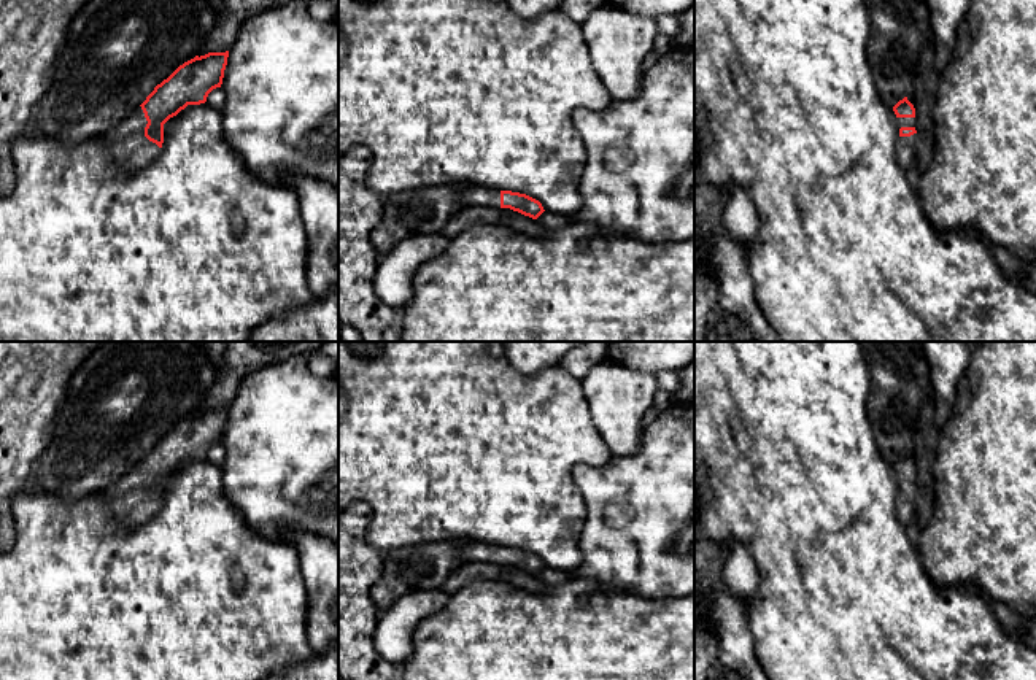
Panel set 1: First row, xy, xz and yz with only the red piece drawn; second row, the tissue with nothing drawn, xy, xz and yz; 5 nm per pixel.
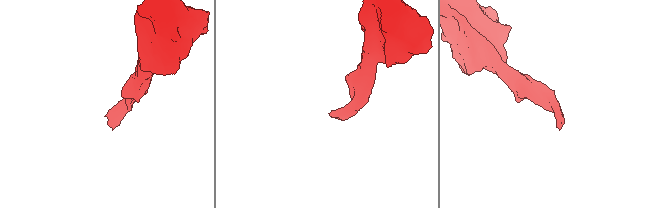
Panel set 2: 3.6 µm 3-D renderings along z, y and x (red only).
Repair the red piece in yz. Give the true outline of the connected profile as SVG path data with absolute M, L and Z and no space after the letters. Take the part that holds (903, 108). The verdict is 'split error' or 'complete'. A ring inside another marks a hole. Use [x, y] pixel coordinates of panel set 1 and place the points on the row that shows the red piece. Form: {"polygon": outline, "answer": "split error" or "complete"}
{"polygon": "M904 97L893 106L893 111L899 127L896 160L904 170L907 170L917 153L915 108L907 97Z", "answer": "split error"}

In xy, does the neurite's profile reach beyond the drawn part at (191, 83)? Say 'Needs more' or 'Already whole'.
Needs more

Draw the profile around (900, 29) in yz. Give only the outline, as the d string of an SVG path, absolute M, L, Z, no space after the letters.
M863 0L869 14L868 62L883 102L893 108L907 97L903 78L920 49L933 41L926 0Z

